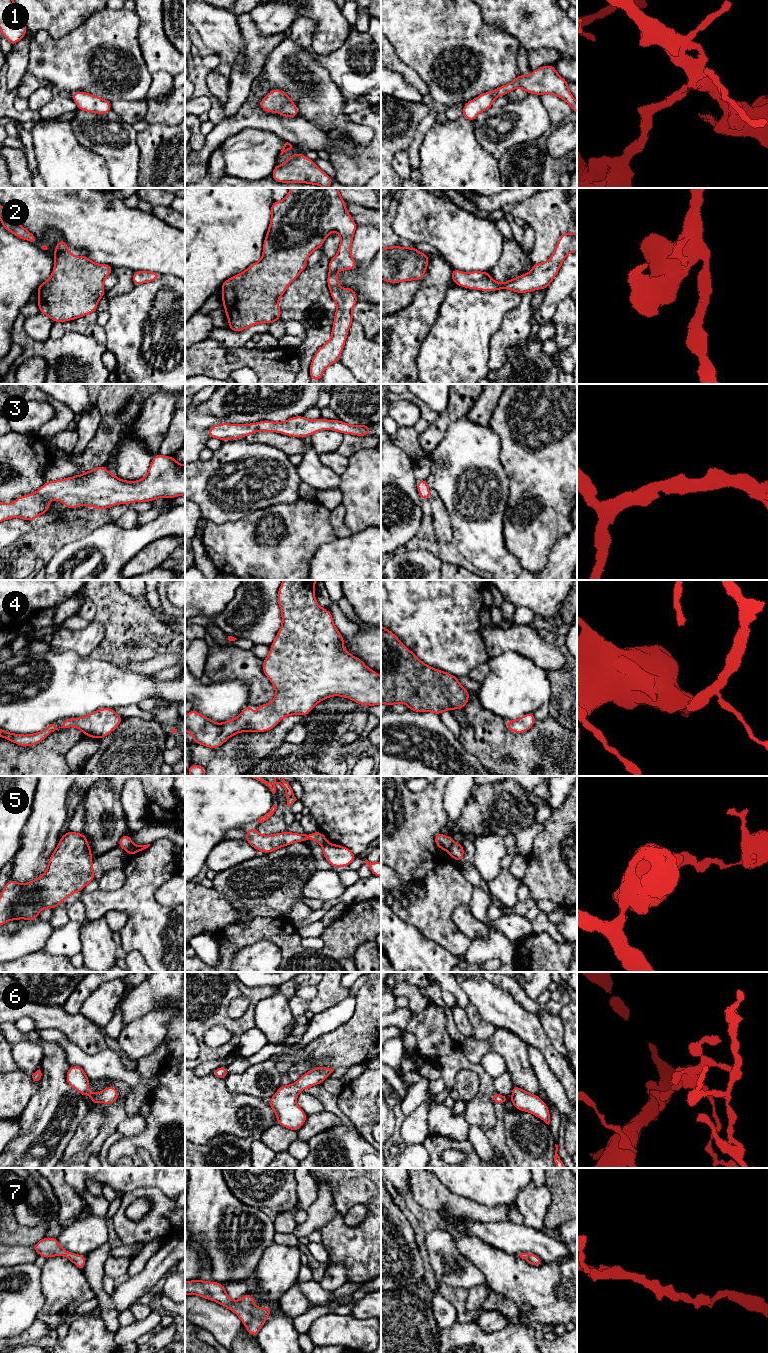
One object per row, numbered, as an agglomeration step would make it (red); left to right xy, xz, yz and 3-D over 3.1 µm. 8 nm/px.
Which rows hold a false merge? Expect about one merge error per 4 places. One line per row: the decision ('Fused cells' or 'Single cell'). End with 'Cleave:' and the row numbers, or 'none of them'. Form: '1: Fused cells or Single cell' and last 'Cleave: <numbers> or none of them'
1: Single cell
2: Single cell
3: Single cell
4: Single cell
5: Fused cells
6: Single cell
7: Single cell
Cleave: 5

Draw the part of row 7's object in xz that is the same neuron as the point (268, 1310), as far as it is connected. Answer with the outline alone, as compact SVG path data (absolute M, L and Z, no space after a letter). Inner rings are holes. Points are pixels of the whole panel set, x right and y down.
M199 1279L185 1281L185 1295L198 1295L217 1302L233 1311L245 1325L248 1333L257 1336L273 1308L258 1308L254 1305L254 1297L247 1293L240 1300L233 1301L225 1291L225 1287L217 1282Z

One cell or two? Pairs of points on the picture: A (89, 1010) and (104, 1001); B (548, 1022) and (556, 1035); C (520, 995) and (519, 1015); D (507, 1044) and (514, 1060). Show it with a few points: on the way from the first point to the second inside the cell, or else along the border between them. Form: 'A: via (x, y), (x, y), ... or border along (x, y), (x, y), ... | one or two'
A: via (93, 1009), (100, 1005) | one
B: via (551, 1025), (555, 1032) | one
C: border along (503, 989), (527, 1011), (537, 1016) | two
D: via (511, 1048), (514, 1051), (514, 1056) | one

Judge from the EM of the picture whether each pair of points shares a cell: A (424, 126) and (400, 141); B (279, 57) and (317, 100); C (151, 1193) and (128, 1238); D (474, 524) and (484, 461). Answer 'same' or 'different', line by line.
A: different
B: same
C: same
D: same

